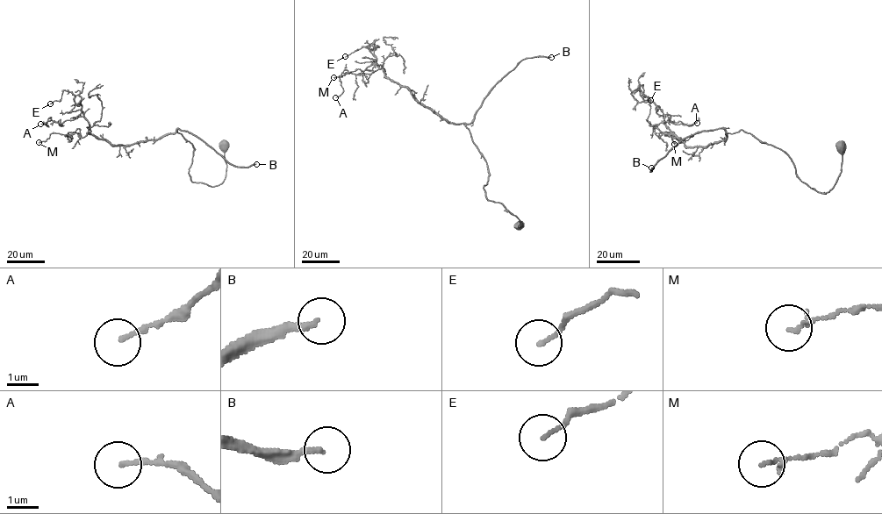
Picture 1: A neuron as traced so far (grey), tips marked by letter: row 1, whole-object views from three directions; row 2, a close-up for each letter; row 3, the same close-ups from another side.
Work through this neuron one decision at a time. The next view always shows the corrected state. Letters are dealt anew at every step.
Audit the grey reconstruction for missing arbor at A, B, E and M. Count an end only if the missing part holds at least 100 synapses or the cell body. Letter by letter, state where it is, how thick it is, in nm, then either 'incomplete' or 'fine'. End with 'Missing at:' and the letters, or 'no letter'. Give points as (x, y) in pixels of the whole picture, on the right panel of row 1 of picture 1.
A: place (697, 123); calibre 140 nm; fine
B: place (651, 167); calibre 180 nm; incomplete
E: place (650, 100); calibre 100 nm; fine
M: place (674, 144); calibre 140 nm; fine
Missing at: B

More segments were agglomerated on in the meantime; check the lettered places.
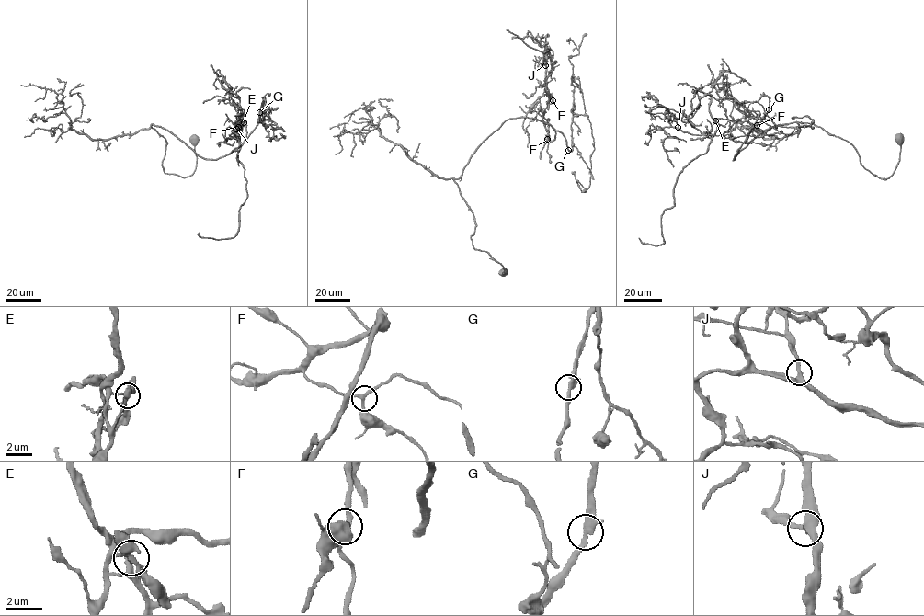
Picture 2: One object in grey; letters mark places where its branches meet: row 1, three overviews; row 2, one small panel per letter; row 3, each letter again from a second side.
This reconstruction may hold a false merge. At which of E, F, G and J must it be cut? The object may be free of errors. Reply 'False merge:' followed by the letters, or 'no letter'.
False merge: E

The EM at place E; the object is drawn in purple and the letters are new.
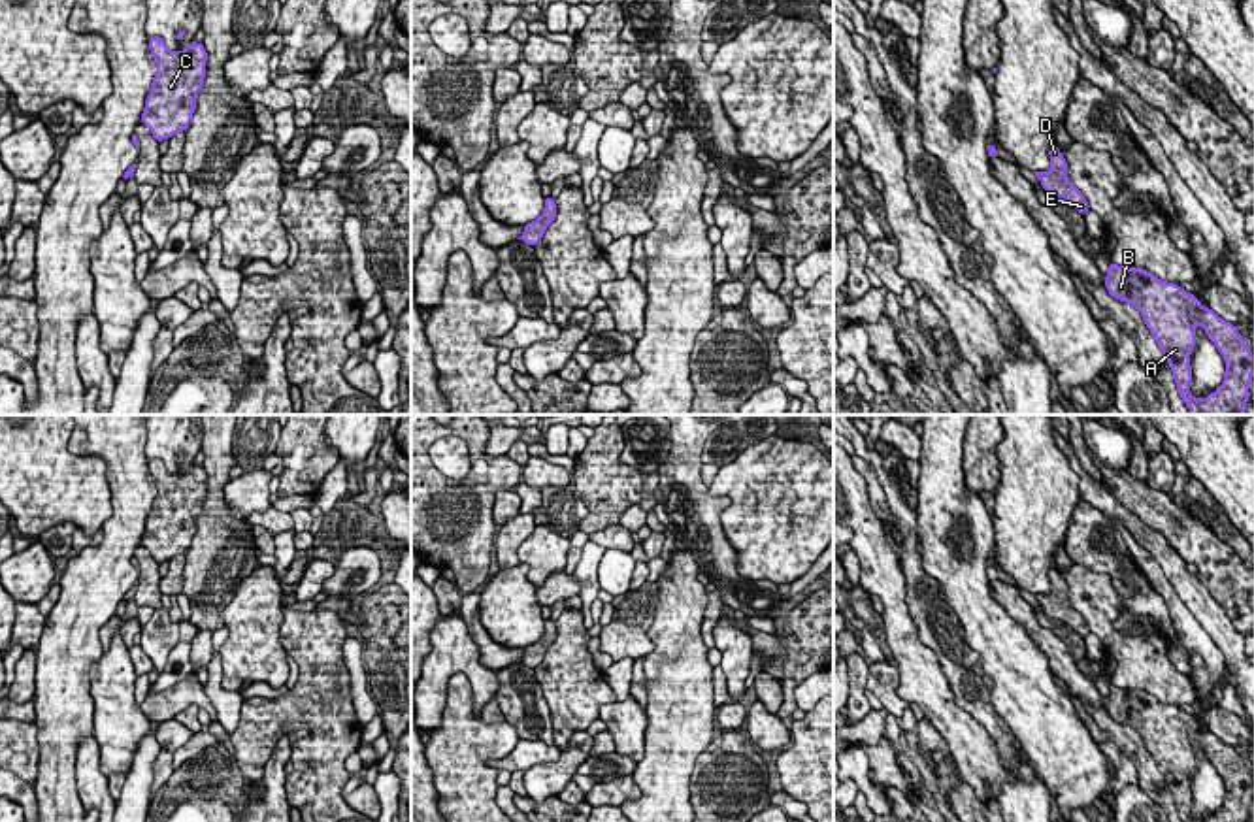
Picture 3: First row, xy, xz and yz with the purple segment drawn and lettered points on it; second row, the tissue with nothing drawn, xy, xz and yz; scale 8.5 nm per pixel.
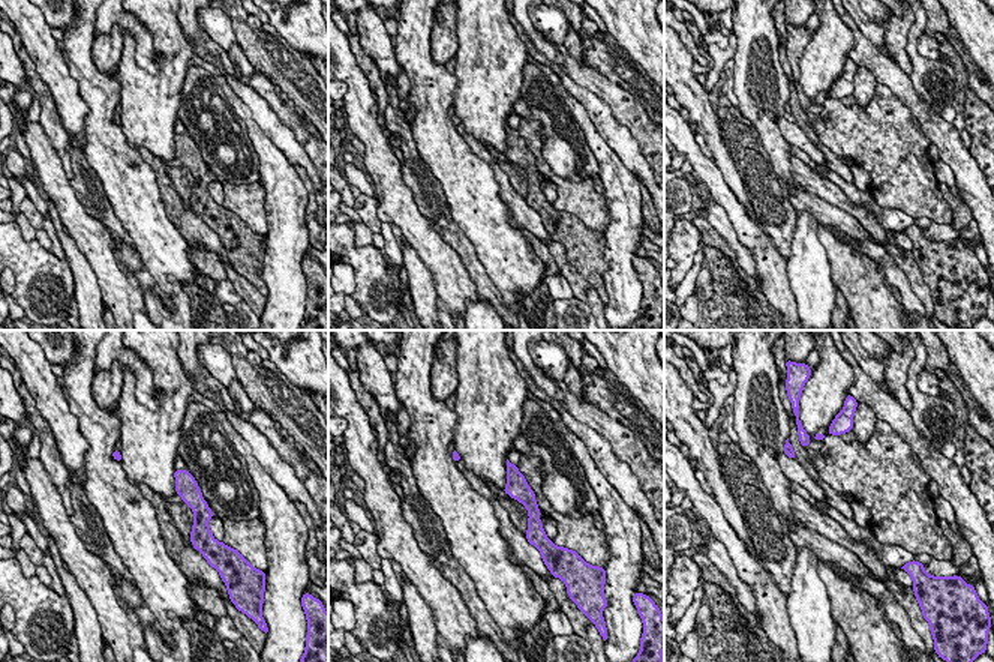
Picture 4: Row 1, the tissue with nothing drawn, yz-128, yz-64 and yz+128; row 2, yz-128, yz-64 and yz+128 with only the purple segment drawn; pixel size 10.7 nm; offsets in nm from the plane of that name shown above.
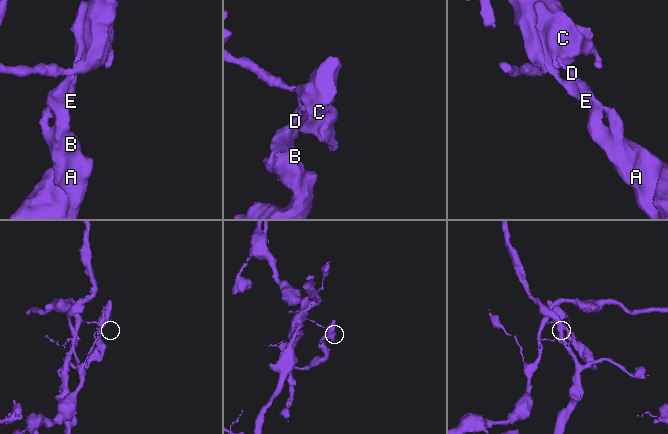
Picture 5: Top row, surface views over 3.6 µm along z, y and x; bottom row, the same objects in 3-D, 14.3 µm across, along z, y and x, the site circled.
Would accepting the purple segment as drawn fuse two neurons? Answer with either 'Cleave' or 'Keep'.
Cleave

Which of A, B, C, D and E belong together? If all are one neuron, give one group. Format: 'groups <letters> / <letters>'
groups A B D E / C

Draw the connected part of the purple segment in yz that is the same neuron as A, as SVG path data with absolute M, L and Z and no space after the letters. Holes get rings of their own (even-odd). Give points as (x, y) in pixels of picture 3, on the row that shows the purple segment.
M1109 262L1103 285L1113 298L1131 304L1141 313L1169 362L1179 396L1192 415L1245 415L1250 398L1248 386L1254 379L1254 358L1235 324L1220 319L1211 307L1203 307L1177 283L1160 281L1143 268ZM1196 324L1203 326L1226 360L1224 383L1205 400L1190 394L1190 353L1196 347Z

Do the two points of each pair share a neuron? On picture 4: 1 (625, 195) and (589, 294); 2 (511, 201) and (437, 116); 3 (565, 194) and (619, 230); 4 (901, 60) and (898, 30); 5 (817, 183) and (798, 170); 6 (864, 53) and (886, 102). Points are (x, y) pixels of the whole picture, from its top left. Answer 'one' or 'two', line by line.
1: two
2: two
3: two
4: one
5: one
6: two

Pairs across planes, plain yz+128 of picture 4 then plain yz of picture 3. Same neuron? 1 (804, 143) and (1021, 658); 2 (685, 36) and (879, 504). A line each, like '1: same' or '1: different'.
1: different
2: same

